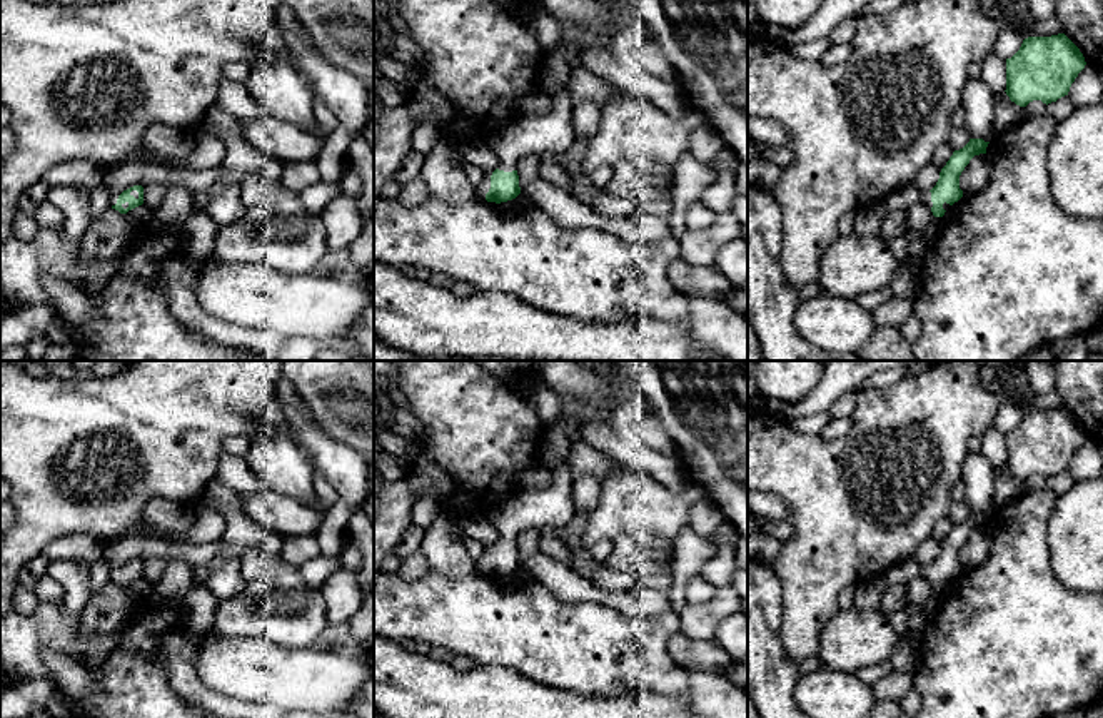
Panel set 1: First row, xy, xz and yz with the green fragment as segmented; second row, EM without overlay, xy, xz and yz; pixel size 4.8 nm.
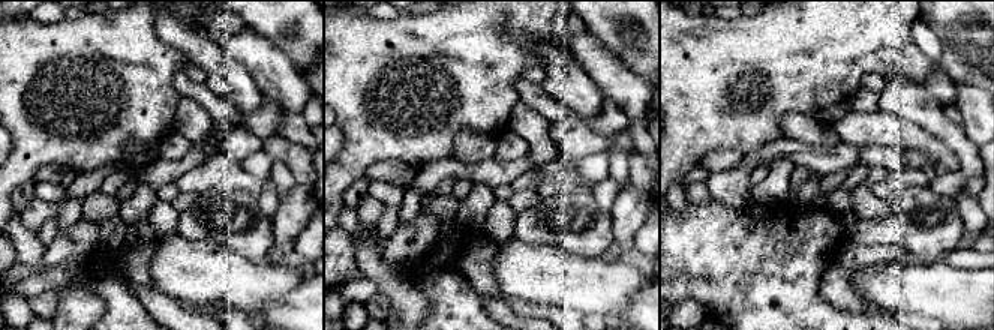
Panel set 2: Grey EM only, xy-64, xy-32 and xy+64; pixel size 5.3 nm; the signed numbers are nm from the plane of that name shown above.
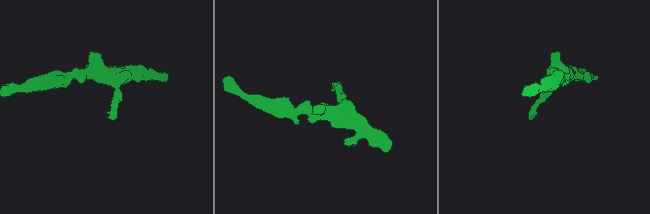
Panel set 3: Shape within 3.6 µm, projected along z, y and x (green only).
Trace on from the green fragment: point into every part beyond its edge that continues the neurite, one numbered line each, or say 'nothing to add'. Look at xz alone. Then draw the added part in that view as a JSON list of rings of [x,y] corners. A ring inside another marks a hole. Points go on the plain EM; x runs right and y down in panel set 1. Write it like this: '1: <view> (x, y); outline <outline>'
1: xz (484, 560); outline [[[484,546],[484,553],[479,559],[476,559],[476,568],[481,574],[486,574],[486,568],[491,563],[491,549],[492,546]]]

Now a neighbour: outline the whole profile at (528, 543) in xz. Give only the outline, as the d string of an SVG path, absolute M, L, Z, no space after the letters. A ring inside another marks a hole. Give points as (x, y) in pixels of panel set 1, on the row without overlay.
M527 529L524 531L517 541L517 549L519 549L519 561L524 563L526 559L536 556L541 553L539 548L539 529Z

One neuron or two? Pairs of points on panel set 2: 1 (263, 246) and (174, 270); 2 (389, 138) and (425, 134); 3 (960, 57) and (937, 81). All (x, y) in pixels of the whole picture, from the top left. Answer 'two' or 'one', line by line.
1: two
2: one
3: two

